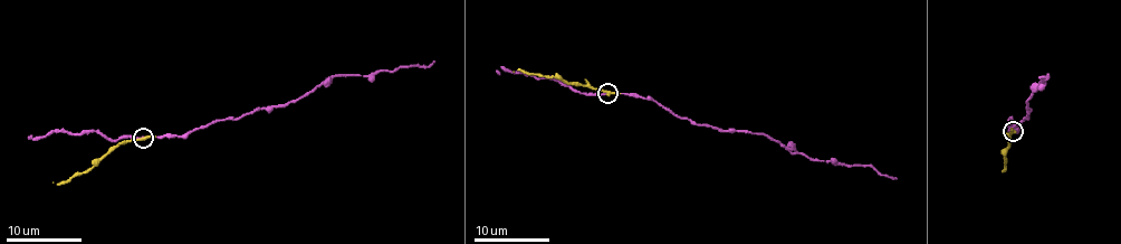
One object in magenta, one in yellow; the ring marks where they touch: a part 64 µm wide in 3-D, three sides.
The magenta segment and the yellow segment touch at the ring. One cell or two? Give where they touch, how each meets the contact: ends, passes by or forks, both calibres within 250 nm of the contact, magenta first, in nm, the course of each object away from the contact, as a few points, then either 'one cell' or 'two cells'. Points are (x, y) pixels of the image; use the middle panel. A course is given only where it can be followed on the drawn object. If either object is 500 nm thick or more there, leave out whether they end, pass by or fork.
(607, 93) | magenta ends | yellow passes by | 120/170 nm | magenta via (607, 94), (649, 97), (681, 118), (722, 131), (763, 132), (815, 160), (872, 166), (881, 176), (897, 179) | yellow via (607, 94), (526, 71), (513, 71) | two cells

